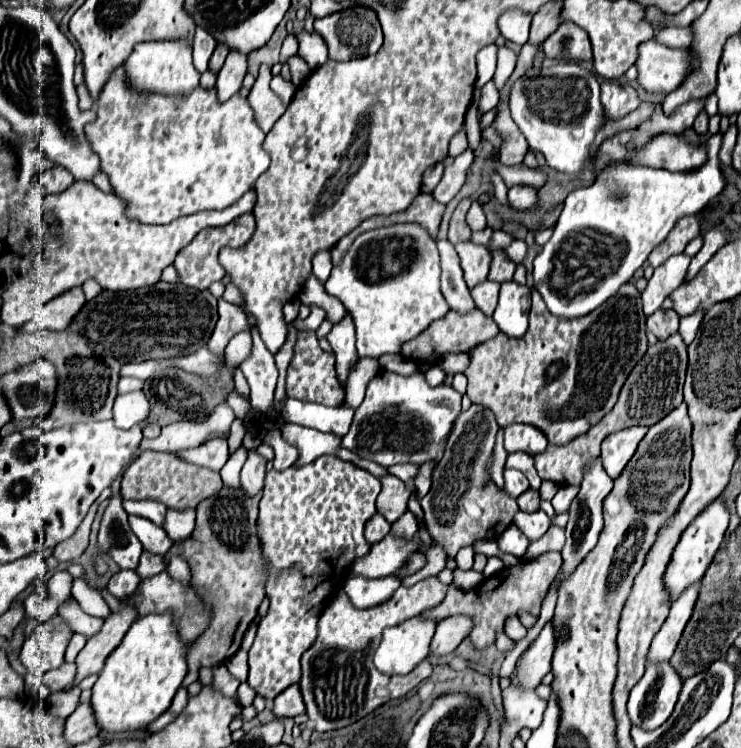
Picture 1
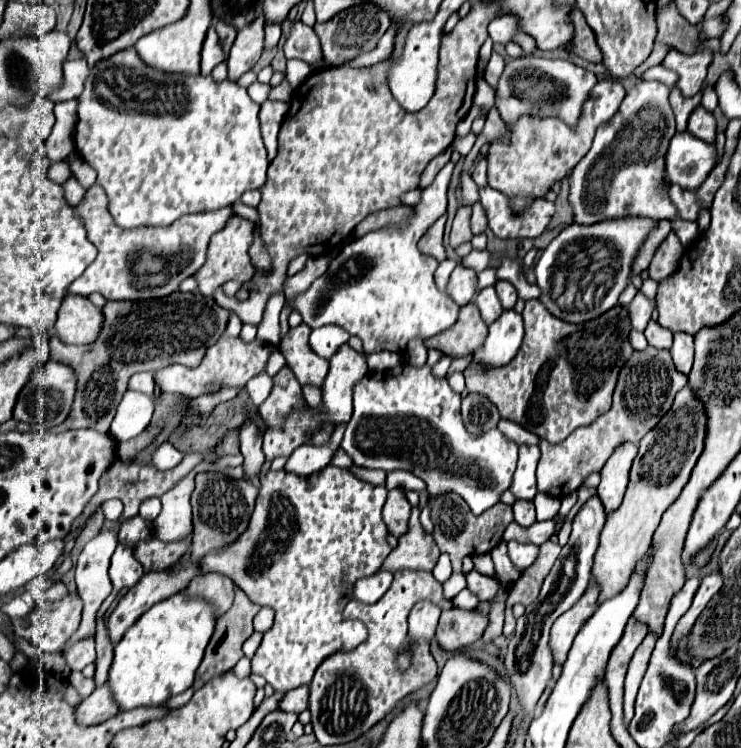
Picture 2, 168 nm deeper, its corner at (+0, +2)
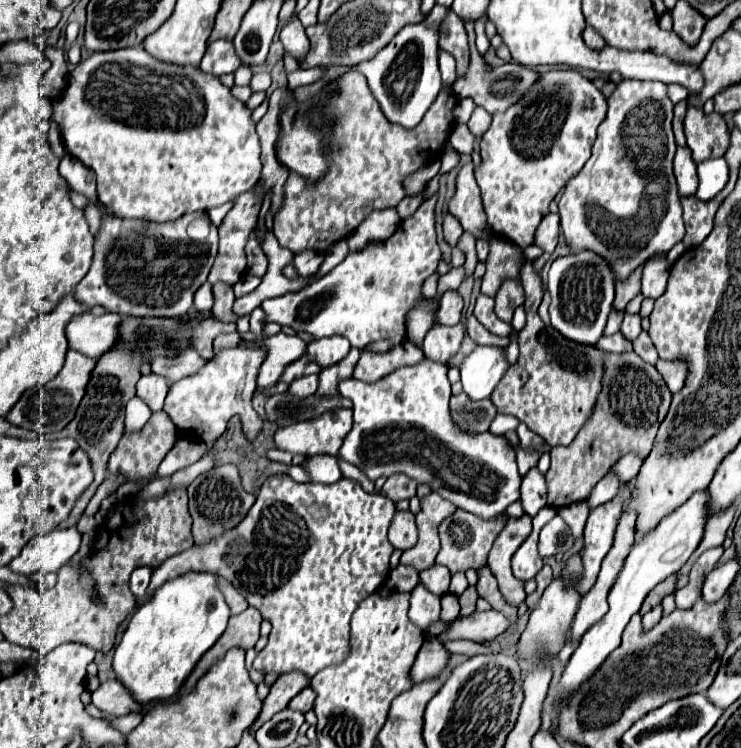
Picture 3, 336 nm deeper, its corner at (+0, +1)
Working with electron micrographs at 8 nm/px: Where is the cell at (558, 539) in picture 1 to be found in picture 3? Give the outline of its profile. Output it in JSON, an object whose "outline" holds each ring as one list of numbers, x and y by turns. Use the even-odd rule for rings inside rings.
{"outline":[[580,501,580,503,572,503,572,505,566,505,566,507,560,507,558,513,562,515,562,519,566,521,566,525,570,527,572,535,574,535,574,541,580,545,582,541,582,531,584,531,584,523,588,519,588,505,586,501]]}

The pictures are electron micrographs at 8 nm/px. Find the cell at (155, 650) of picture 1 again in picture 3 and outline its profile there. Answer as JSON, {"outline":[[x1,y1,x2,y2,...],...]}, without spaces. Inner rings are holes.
{"outline":[[186,573,172,581,166,581,146,603,142,603,136,613,132,615,122,641,114,649,114,673,120,683,132,693,134,701,148,703,154,699,168,699,172,697,186,677,192,673,200,657,218,641,224,633,226,623,230,619,230,607,226,605,222,593,216,587,216,577,210,573]]}

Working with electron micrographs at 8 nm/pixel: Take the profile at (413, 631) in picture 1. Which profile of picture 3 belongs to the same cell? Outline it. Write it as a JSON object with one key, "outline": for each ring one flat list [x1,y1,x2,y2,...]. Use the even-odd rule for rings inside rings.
{"outline":[[422,583,416,585,410,597,408,617,416,627,428,631,432,623,440,621,440,597,432,595]]}

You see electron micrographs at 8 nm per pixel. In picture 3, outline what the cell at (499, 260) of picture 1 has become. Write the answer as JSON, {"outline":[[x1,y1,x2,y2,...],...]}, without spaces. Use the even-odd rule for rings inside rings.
{"outline":[[508,279,508,281,502,283,502,287,496,293,496,315,502,321,510,323,512,315,514,315,514,309,522,303,524,303,524,289,522,289,520,281]]}

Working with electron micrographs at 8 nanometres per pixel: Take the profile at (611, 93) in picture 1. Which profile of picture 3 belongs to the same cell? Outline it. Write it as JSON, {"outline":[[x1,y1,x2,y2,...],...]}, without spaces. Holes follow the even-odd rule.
{"outline":[[554,69,542,73,540,81,504,113,494,113,490,129,482,135,480,155,482,165,476,167,476,181,482,189,482,203,488,215,490,229,522,249,534,239,534,231,542,217,548,213,550,201,572,179,582,165,590,159,590,147,596,139,596,129,604,121,608,99,596,89,590,79,574,69]]}

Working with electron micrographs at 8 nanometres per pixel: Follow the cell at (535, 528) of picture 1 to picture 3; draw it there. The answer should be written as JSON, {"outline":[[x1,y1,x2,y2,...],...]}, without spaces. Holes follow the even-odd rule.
{"outline":[[556,515,552,521,548,521,542,531,540,531,540,541,538,541,538,551,542,557,548,555,560,555,566,553,572,547,574,539,560,515]]}

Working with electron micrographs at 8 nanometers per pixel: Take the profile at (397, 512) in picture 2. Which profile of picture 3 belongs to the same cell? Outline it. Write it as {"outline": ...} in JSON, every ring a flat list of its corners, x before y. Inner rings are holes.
{"outline":[[396,511,388,529,388,539,400,551,406,551,416,545,418,533,416,533,414,515,410,511]]}

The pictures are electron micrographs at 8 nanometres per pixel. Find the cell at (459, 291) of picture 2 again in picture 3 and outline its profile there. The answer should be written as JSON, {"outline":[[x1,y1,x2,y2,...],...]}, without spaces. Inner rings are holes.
{"outline":[[448,289,440,301,440,311,438,311,440,325,456,325,462,317,462,307,464,307,462,295,454,289]]}

